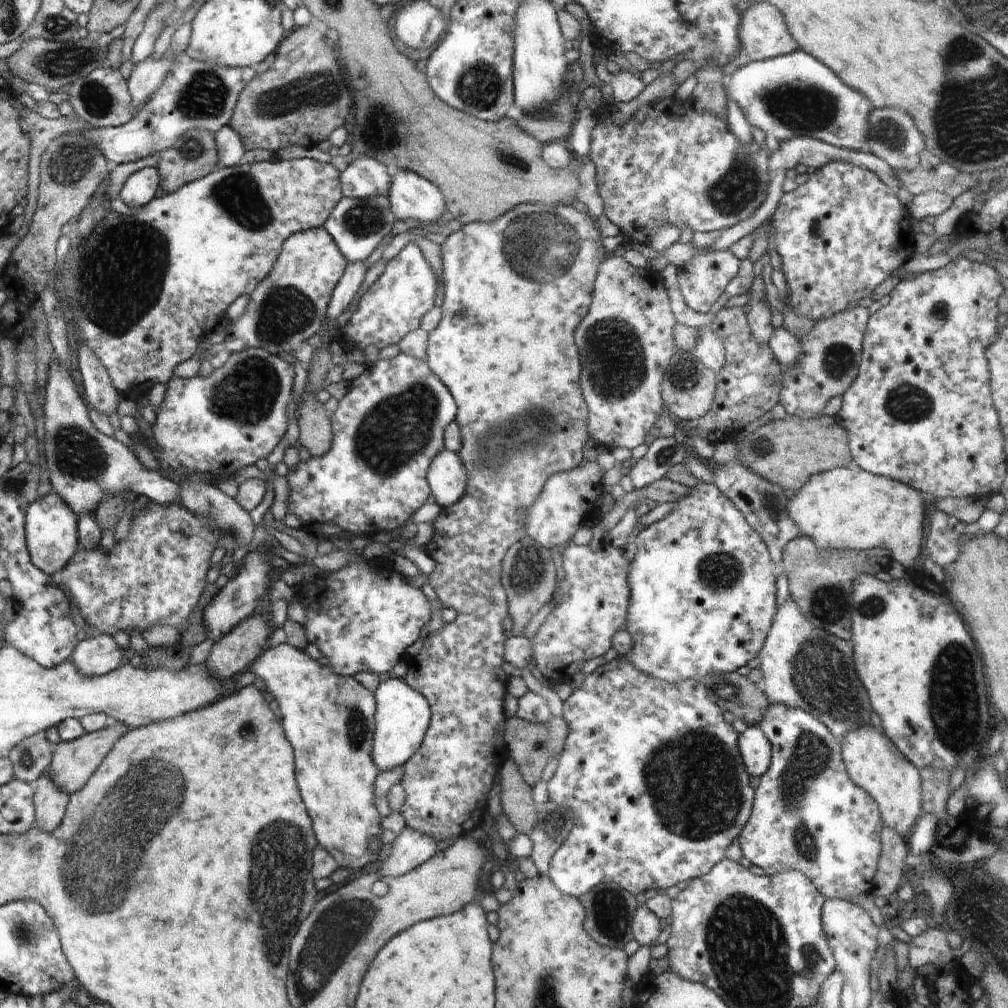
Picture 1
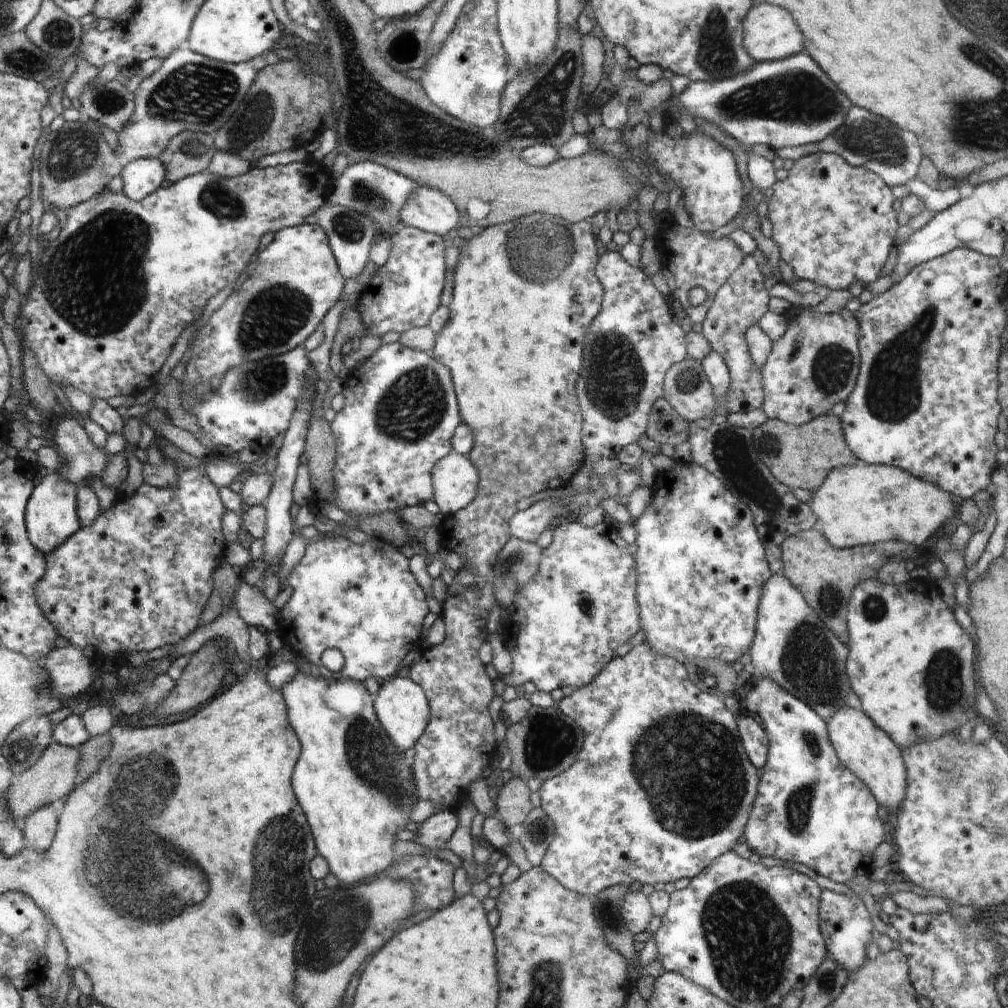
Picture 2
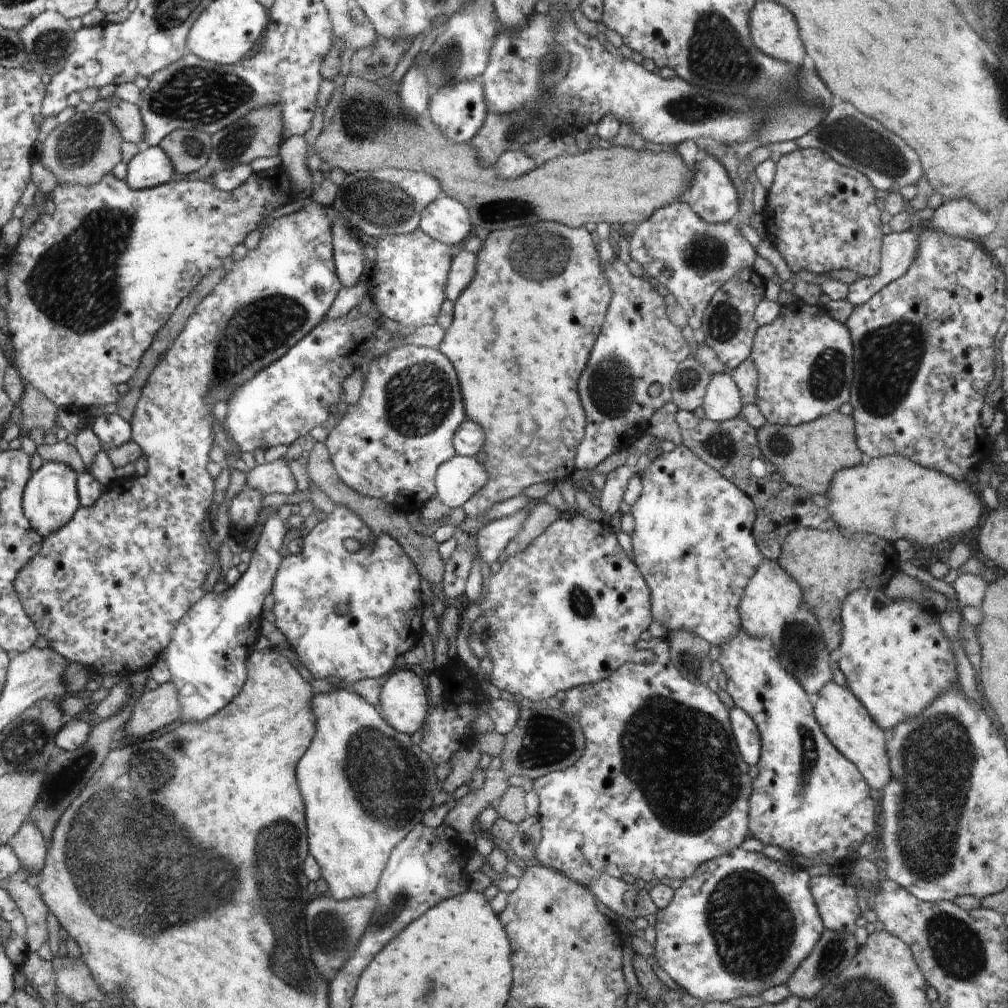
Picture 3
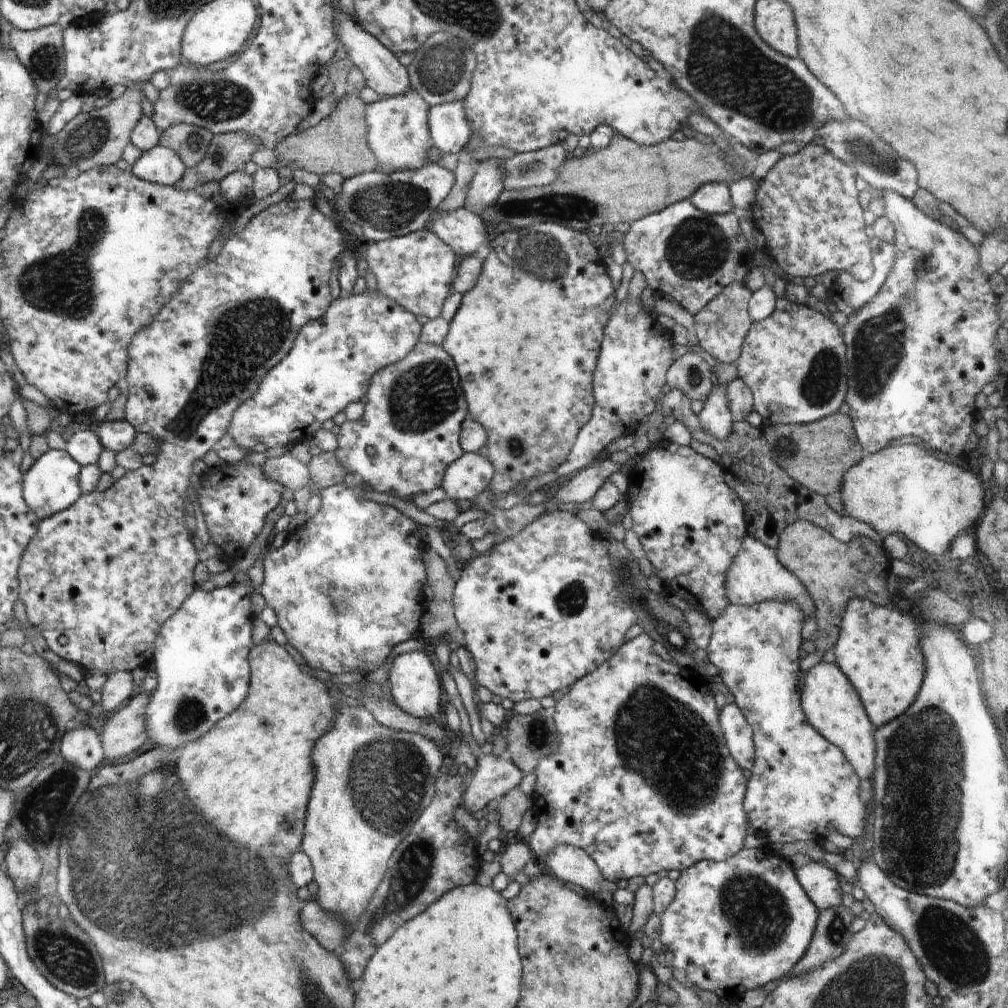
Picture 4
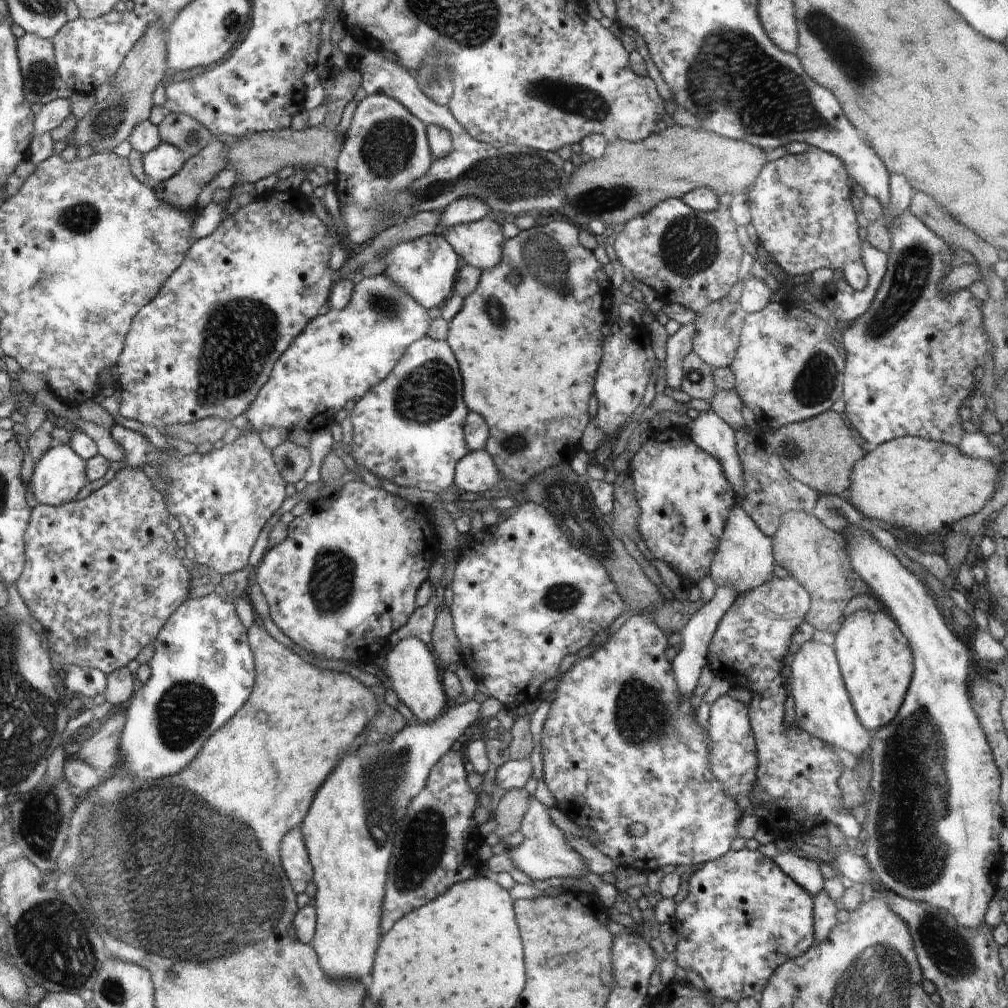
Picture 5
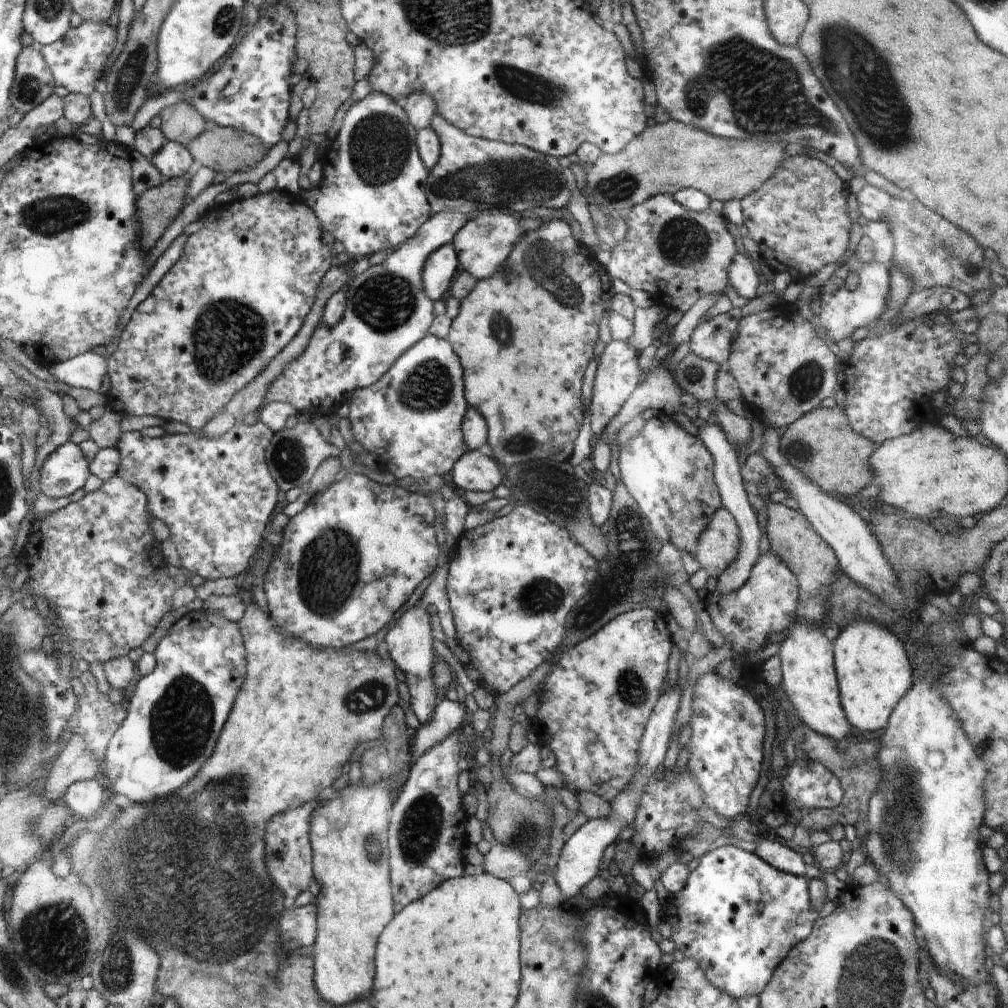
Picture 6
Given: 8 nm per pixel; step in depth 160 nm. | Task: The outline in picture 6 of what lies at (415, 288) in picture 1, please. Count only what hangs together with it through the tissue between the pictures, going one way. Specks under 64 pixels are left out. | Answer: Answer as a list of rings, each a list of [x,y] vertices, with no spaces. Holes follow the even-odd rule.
[[[452,243],[430,254],[423,270],[423,286],[432,303],[445,300],[459,271],[458,256]]]

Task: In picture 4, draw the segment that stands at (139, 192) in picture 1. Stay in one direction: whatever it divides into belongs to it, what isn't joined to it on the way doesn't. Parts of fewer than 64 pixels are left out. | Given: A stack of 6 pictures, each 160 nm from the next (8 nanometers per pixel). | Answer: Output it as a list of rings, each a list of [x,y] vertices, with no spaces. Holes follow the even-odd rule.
[[[158,144],[143,152],[138,162],[132,166],[131,172],[150,183],[177,186],[187,169],[175,151]]]

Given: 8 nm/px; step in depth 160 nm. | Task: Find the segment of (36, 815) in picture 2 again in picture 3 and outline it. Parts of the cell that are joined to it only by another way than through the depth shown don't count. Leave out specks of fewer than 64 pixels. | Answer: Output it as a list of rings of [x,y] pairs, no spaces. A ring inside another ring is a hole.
[[[28,818],[8,843],[28,874],[36,874],[44,866],[48,845],[42,831],[32,819]]]

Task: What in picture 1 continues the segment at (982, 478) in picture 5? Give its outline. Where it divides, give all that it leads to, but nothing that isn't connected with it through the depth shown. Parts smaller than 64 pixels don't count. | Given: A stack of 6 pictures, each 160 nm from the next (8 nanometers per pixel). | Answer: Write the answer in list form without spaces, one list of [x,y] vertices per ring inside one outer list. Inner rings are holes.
[[[855,464],[816,474],[788,499],[786,511],[796,522],[800,535],[812,538],[818,548],[826,550],[890,550],[893,560],[917,569],[921,556],[922,533],[928,497],[920,490],[886,476],[861,470]]]

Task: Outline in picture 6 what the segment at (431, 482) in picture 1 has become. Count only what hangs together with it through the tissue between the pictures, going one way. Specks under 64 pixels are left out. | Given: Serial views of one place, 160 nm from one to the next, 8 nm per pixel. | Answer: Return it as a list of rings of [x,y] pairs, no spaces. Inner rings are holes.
[[[480,450],[467,451],[452,468],[452,480],[457,491],[492,492],[505,483],[502,468]]]

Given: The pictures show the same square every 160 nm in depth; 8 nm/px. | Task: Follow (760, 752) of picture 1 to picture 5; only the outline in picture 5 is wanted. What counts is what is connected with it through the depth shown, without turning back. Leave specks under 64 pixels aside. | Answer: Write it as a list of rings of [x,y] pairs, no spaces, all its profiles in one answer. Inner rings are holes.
[[[728,694],[710,703],[708,734],[708,770],[724,786],[726,794],[736,800],[739,795],[749,796],[756,782],[756,742],[749,722],[748,707]]]

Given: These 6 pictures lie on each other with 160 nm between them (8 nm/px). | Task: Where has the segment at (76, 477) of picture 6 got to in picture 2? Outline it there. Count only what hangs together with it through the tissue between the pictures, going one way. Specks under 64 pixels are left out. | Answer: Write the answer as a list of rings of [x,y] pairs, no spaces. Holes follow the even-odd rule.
[[[58,472],[48,474],[33,490],[26,508],[27,534],[32,546],[43,555],[52,553],[82,528],[78,511],[78,490]]]

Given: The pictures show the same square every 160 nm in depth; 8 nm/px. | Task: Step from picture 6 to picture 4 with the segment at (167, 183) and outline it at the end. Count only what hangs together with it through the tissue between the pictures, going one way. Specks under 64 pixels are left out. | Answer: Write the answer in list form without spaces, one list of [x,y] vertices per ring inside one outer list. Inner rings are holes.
[[[250,133],[215,135],[206,156],[198,165],[186,170],[177,187],[194,189],[212,180],[220,182],[230,173],[244,171],[245,164],[260,144]]]

